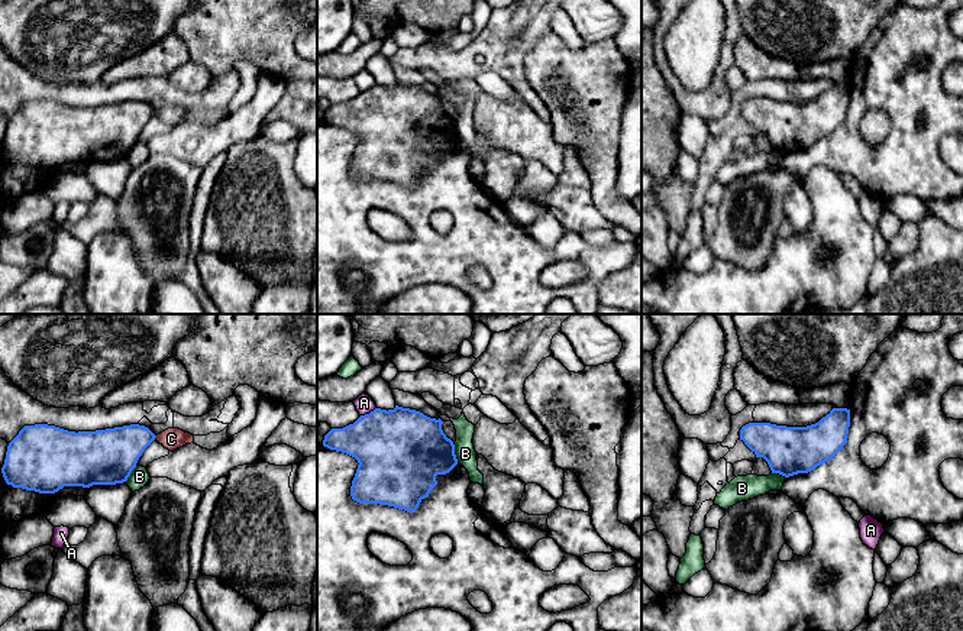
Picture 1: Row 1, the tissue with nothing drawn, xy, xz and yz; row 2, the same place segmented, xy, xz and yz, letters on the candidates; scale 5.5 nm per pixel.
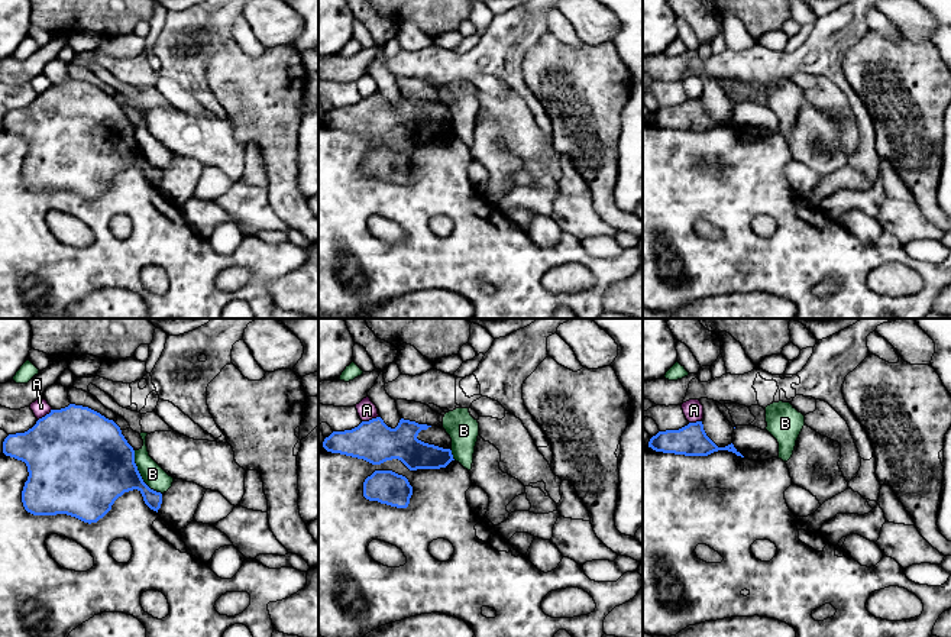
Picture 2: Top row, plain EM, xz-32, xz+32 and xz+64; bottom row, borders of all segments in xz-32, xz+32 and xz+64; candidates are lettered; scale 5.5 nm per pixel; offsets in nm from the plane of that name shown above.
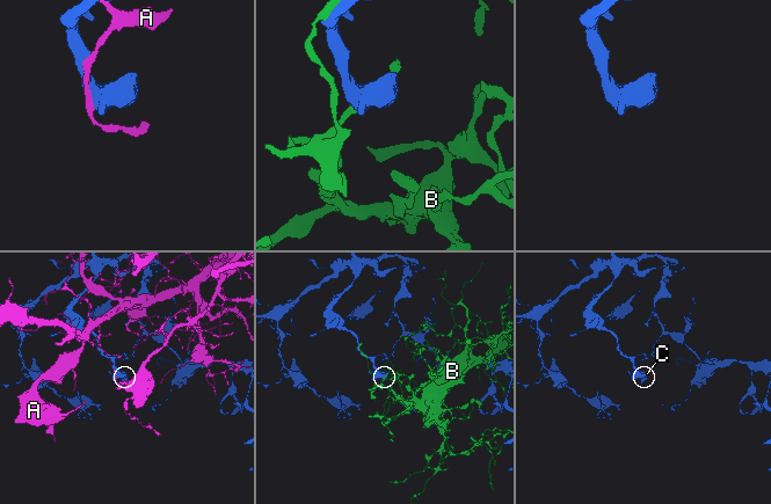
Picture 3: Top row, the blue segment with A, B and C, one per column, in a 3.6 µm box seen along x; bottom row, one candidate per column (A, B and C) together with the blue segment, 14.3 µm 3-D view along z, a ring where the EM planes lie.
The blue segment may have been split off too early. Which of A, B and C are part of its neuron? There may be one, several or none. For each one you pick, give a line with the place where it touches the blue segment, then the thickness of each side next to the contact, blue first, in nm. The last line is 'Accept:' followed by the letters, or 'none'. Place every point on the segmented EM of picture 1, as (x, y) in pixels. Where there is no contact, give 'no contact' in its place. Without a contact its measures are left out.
C: contact xy (155, 436); calibres 280 and 120 nm
Accept: C

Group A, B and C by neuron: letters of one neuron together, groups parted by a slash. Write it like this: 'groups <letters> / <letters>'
groups A / B / C

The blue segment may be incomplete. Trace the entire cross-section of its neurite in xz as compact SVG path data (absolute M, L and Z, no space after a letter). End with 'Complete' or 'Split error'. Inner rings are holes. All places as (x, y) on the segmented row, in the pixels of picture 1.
M395 405L394 410L375 408L353 424L332 428L323 446L346 453L358 460L350 496L359 504L388 505L407 512L419 508L437 485L436 476L449 473L456 465L455 444L442 430L443 421L420 411Z. Complete

